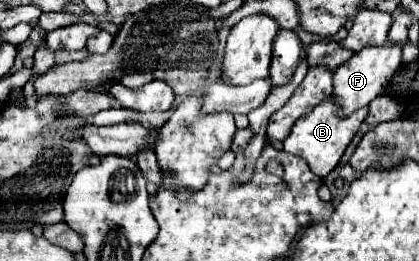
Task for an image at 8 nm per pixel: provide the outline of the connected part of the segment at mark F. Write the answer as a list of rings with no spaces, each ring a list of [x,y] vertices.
[[[385,42],[381,46],[367,46],[367,48],[361,48],[359,52],[355,52],[351,60],[347,60],[345,64],[341,64],[335,70],[333,98],[343,104],[345,114],[351,114],[351,112],[367,106],[373,98],[377,98],[383,92],[385,84],[389,84],[391,76],[395,76],[395,72],[401,68],[401,52],[403,52],[403,44]]]

